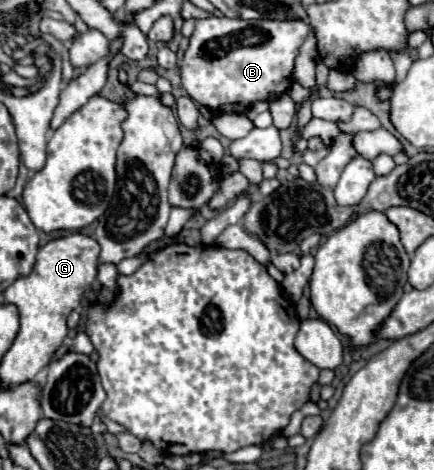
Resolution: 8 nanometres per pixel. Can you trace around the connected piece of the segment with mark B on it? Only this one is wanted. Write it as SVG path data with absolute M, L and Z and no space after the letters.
M226 17L198 19L190 37L190 45L180 61L182 87L192 101L208 107L212 113L246 113L254 101L270 101L290 89L294 59L308 35L308 27L310 25L306 21L244 21Z

